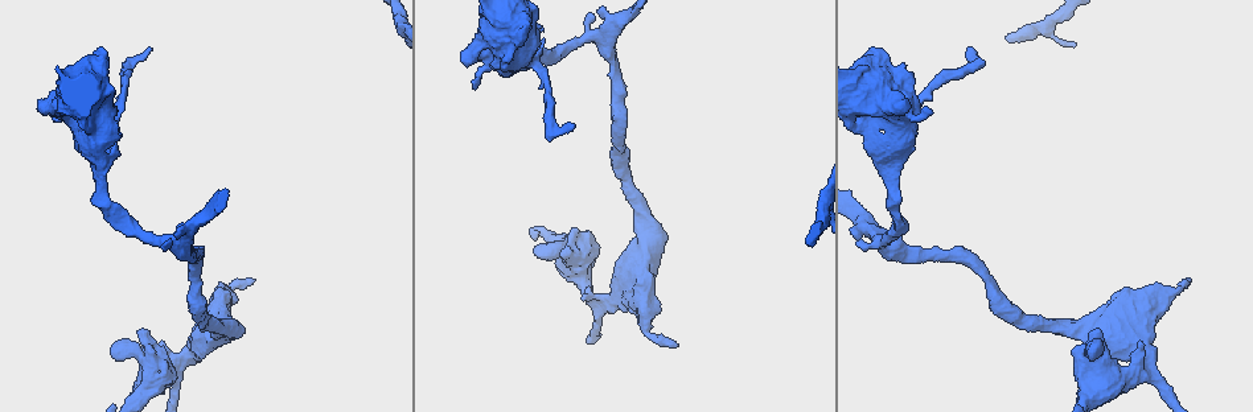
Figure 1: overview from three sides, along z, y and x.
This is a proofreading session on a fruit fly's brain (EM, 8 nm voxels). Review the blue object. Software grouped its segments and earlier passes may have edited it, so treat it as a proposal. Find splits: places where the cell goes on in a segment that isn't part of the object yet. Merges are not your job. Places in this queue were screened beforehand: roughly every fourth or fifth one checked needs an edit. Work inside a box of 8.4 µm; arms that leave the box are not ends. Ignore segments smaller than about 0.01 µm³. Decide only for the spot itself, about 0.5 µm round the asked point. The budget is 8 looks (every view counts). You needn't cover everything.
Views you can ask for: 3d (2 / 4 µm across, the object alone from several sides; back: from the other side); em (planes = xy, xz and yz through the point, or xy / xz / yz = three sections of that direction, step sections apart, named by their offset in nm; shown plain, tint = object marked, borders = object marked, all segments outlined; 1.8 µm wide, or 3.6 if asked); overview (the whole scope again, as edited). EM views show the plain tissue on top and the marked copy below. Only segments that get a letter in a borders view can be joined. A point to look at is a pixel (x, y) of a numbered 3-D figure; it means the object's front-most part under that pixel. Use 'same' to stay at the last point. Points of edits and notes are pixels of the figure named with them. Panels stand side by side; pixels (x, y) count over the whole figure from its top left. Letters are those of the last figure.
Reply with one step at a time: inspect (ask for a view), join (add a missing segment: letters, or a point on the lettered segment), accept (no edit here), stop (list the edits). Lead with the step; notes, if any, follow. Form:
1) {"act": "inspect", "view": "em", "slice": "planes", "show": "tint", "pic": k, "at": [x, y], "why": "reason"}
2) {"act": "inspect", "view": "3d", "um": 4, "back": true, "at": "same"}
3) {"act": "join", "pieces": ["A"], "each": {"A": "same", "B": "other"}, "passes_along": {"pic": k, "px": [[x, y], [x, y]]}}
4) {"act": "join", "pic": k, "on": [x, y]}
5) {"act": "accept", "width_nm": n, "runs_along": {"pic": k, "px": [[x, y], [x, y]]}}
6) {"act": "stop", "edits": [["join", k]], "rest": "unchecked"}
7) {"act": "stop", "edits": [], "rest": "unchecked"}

{"act": "inspect", "view": "em", "slice": "planes", "show": "borders", "pic": 1, "at": [170, 385], "why": "an open end"}

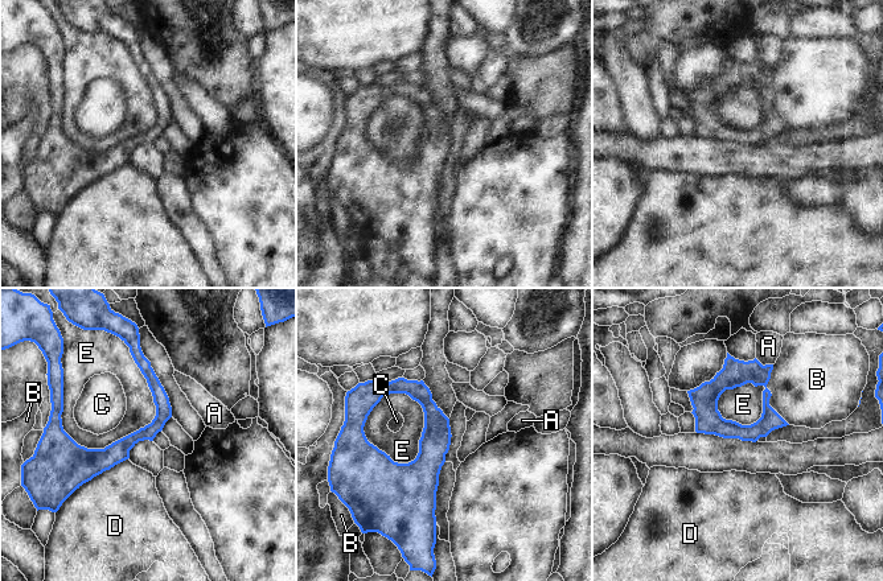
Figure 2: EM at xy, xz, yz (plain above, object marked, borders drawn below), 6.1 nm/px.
{"act": "accept", "each": {"A": "other", "B": "other", "C": "other", "D": "other", "E": "other"}, "found": "none of them fits"}

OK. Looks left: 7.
{"act": "inspect", "view": "3d", "um": 4, "pic": 1, "at": [677, 343], "why": "an open end"}

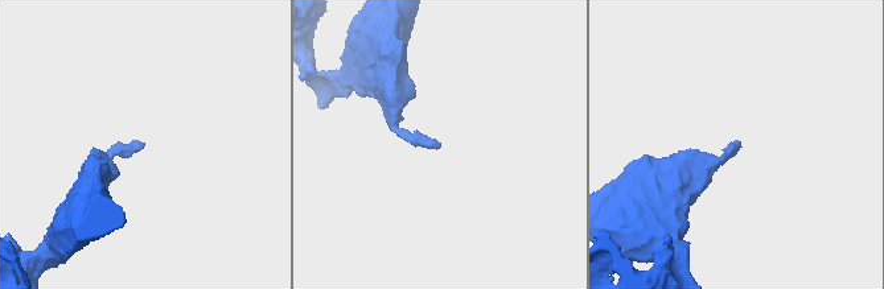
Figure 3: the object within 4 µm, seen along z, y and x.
{"act": "inspect", "view": "em", "slice": "planes", "show": "borders", "pic": 3, "at": [735, 144], "why": "now the EM"}

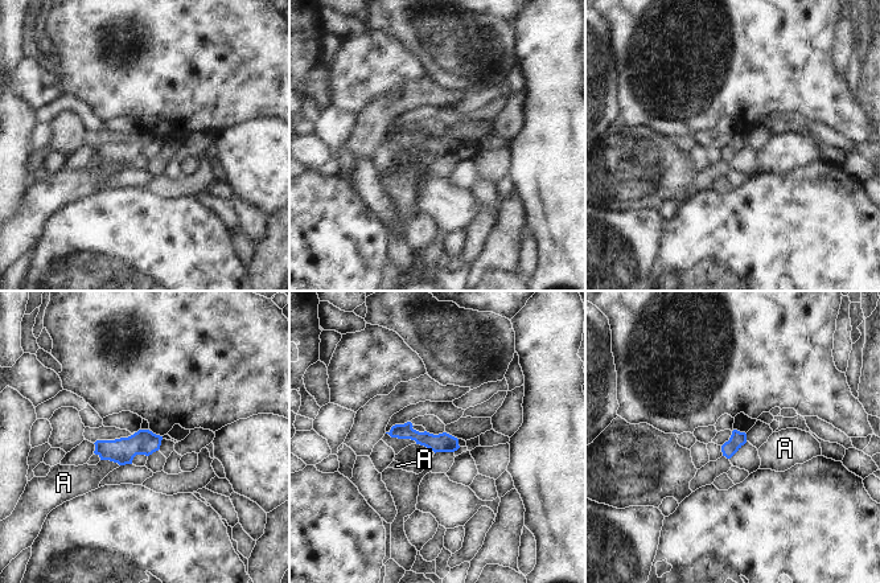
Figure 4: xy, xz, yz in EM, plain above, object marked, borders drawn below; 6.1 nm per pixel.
{"act": "accept", "each": {"A": "other"}, "border": {"pic": 4, "px": [[101, 459], [109, 459], [119, 466]]}, "found": "none of them fits"}

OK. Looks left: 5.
{"act": "inspect", "view": "3d", "um": 4, "pic": 1, "at": [879, 242], "why": "three-way junction"}

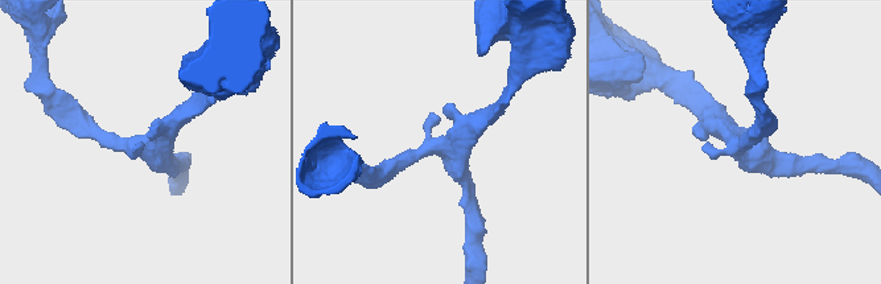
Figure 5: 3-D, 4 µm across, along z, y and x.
{"act": "inspect", "view": "em", "slice": "planes", "show": "borders", "pic": 5, "at": [148, 151], "why": "shape alone is not enough"}

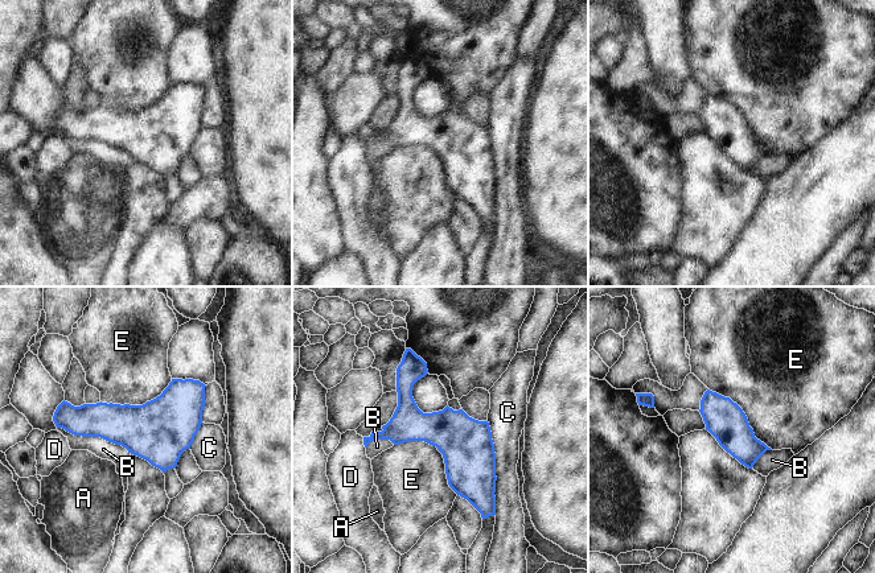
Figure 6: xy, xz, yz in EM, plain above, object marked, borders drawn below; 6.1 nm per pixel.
{"act": "accept", "each": {"A": "other", "B": "other", "C": "other", "D": "other", "E": "other"}, "runs_along": {"pic": 6, "px": [[413, 361], [406, 405], [479, 503]]}, "found": "none of them fits"}

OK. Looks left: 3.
{"act": "inspect", "view": "em", "slice": "xy", "step": 4, "show": "tint", "pic": 1, "at": [968, 49], "why": "free end"}

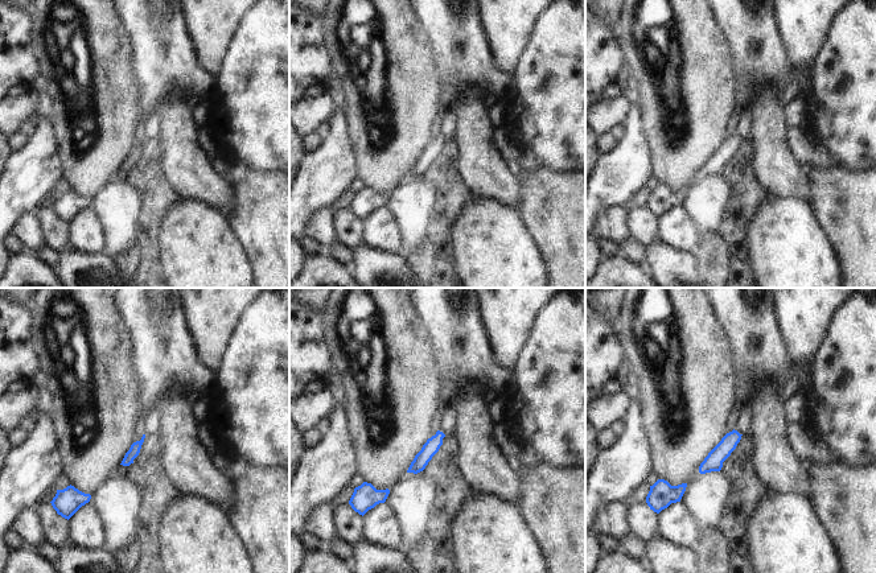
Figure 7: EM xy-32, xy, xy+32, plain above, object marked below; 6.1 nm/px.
{"act": "inspect", "view": "em", "slice": "planes", "show": "borders", "at": "same", "why": "cut it another way"}

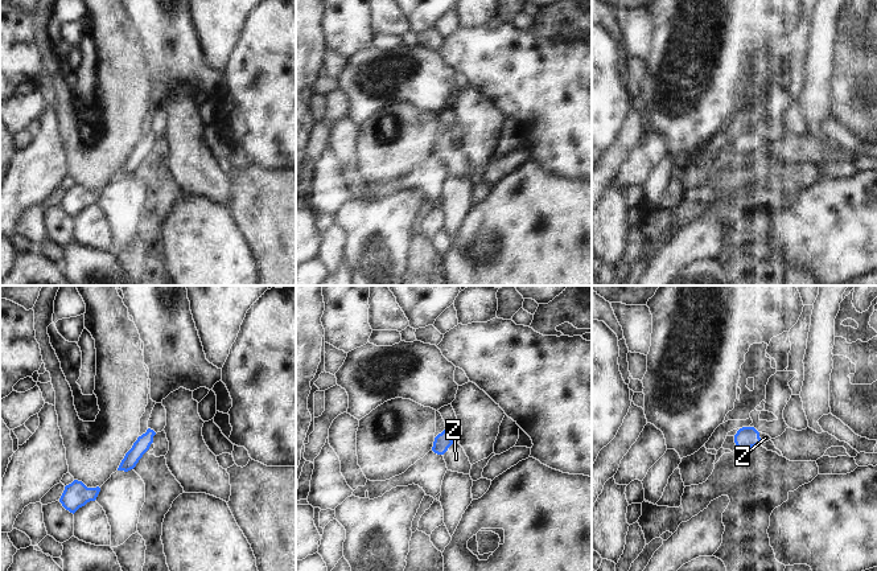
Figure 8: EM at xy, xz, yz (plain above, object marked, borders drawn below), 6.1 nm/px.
{"act": "join", "pieces": ["Z"], "each": {"Z": "same"}, "found": "the cell continues"}

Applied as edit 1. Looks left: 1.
{"act": "stop", "edits": [["join", 8]], "rest": "unchecked"}

